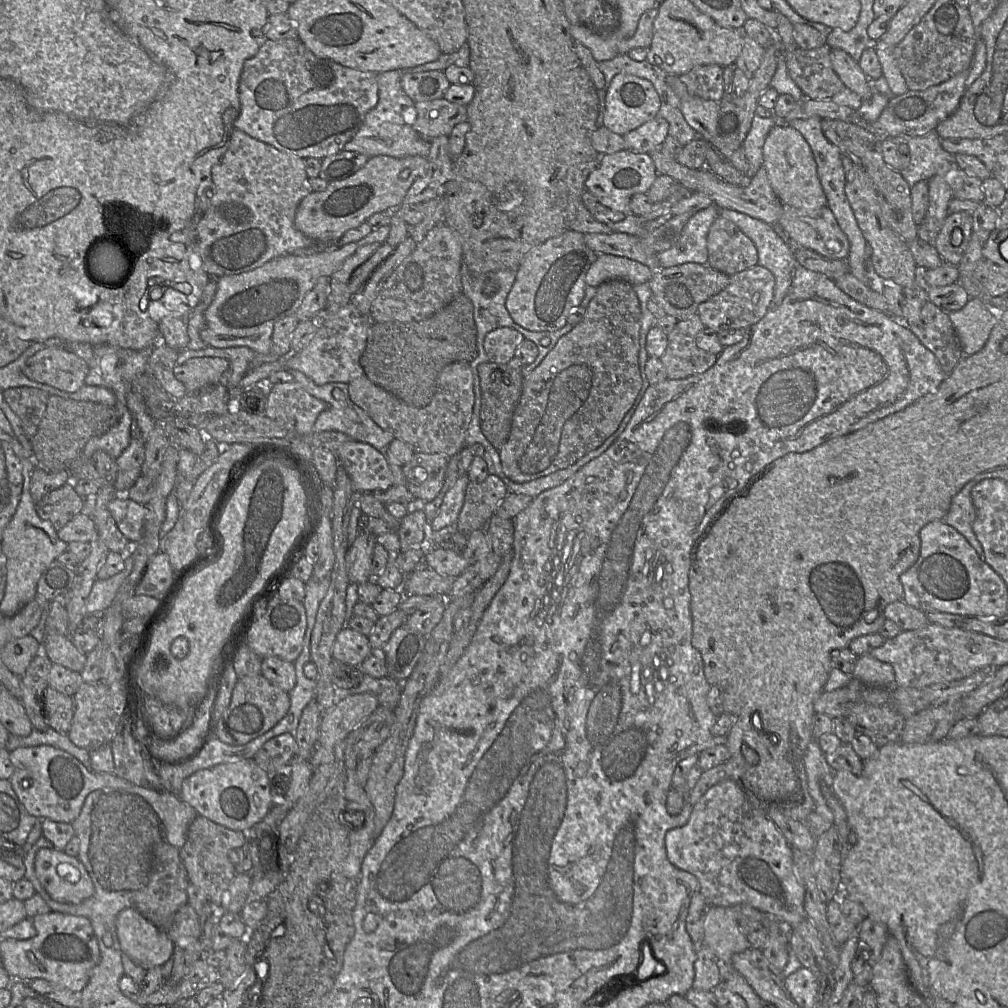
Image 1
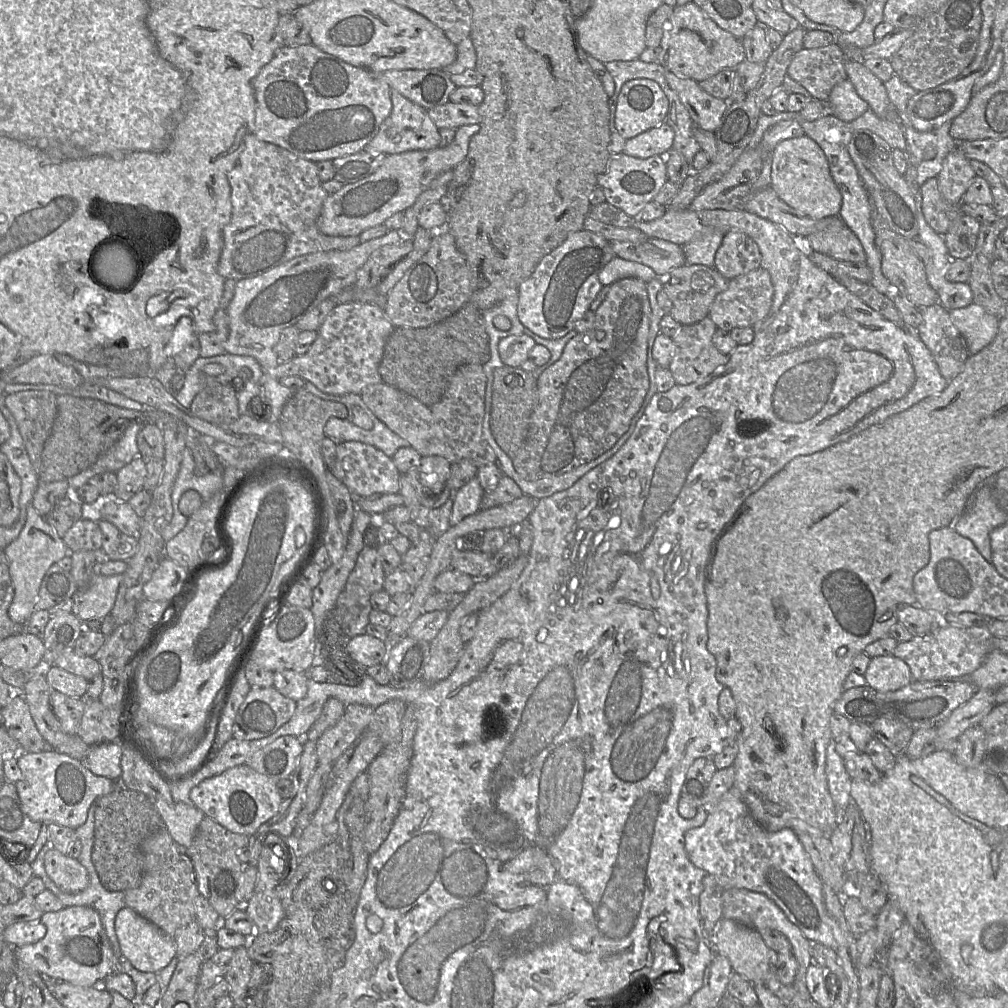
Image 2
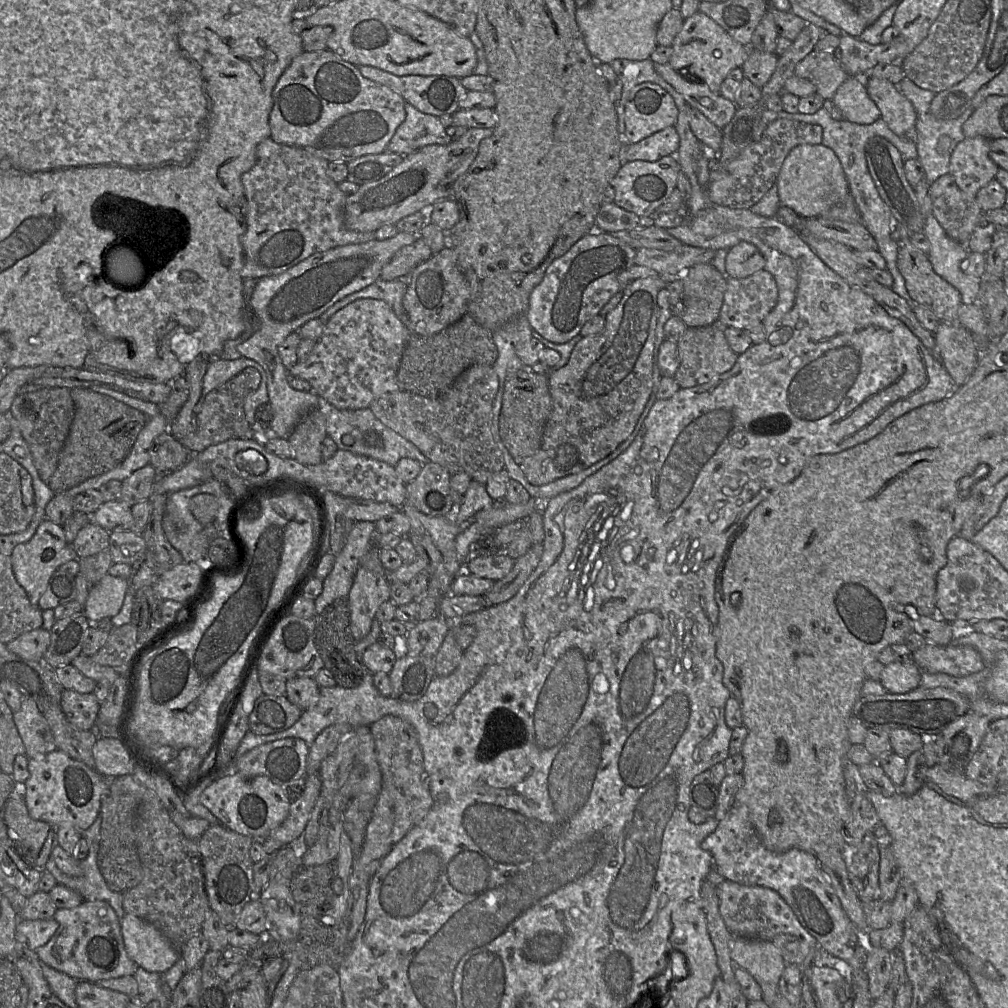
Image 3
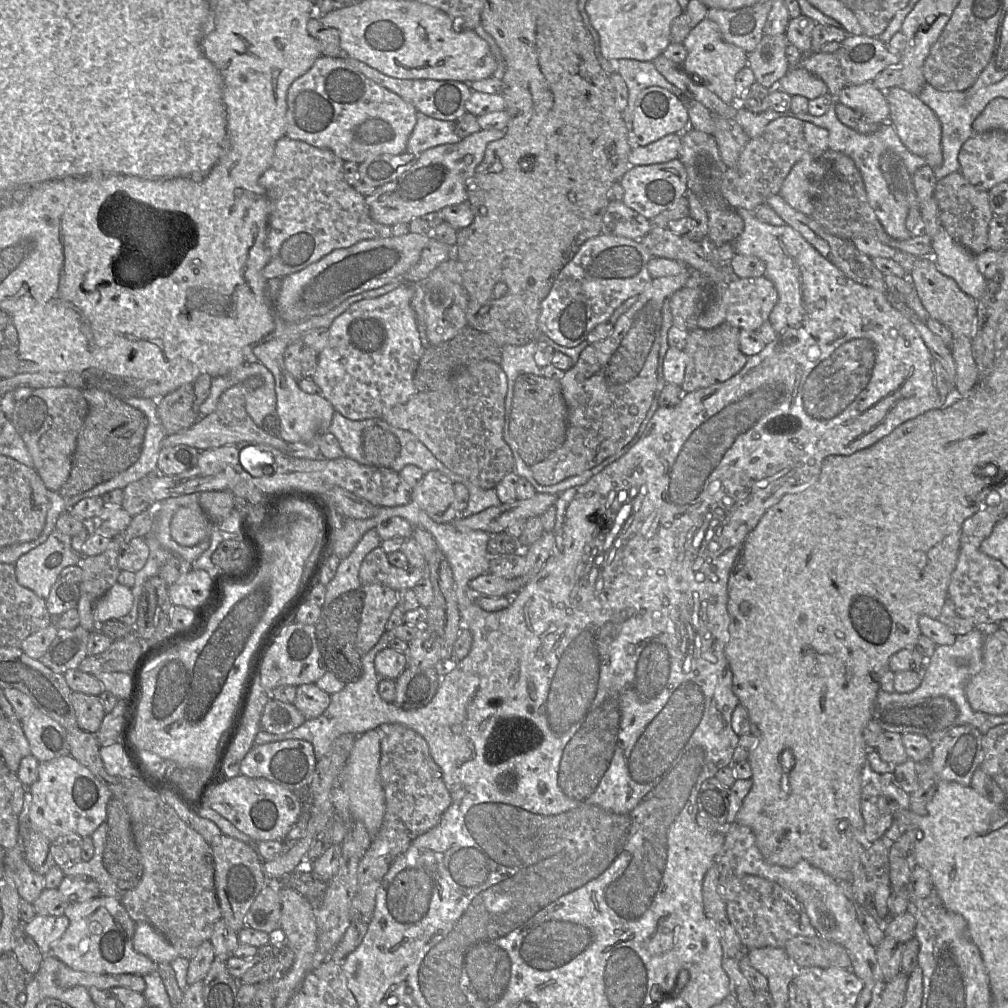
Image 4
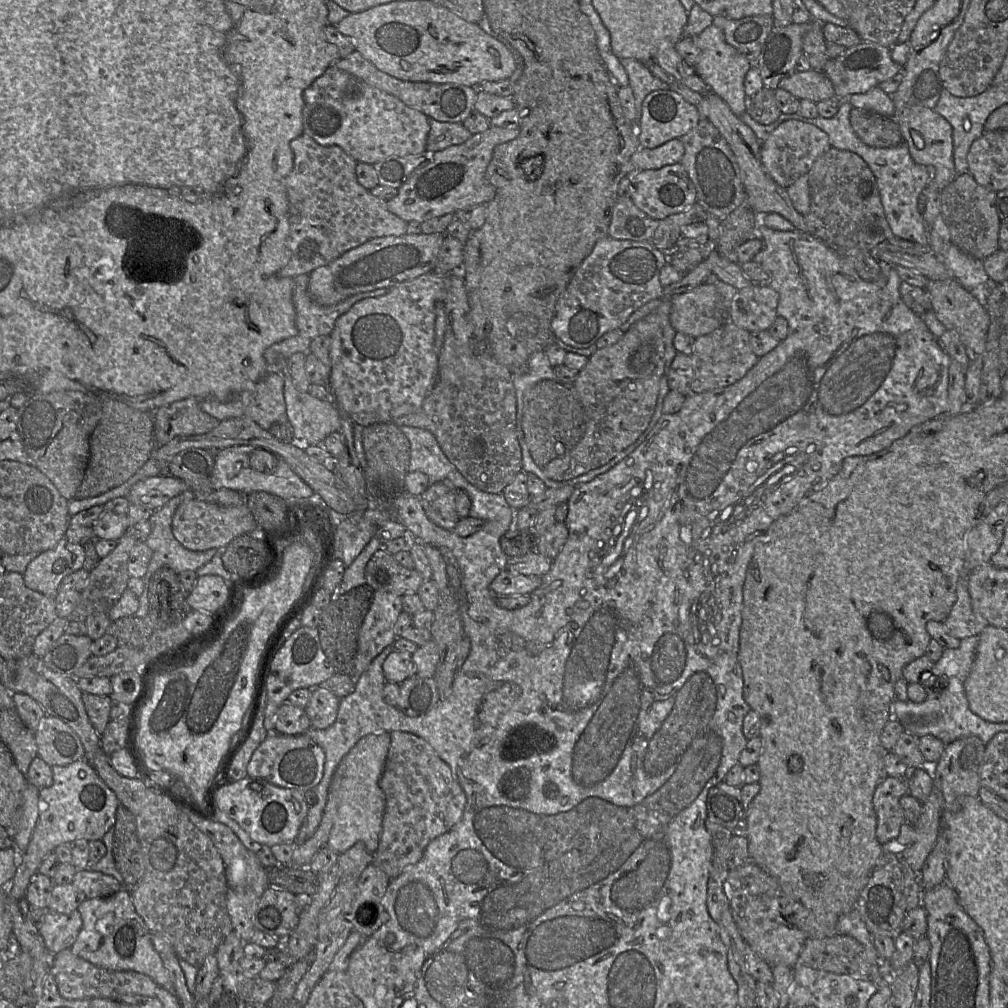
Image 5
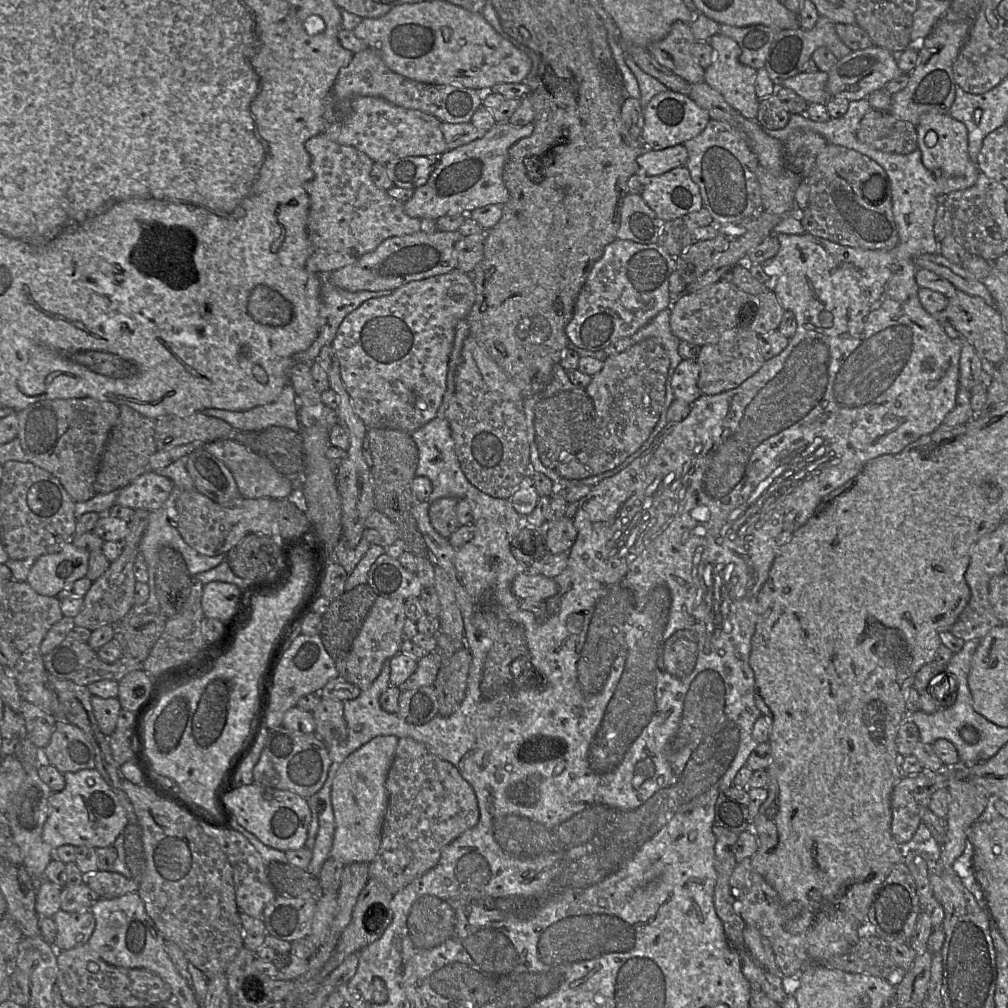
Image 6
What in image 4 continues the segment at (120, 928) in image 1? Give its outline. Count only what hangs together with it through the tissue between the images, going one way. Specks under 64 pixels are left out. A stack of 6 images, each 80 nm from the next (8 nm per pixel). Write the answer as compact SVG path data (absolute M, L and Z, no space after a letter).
M136 922L133 945L137 952L148 956L157 964L172 963L179 956L169 941L145 922Z

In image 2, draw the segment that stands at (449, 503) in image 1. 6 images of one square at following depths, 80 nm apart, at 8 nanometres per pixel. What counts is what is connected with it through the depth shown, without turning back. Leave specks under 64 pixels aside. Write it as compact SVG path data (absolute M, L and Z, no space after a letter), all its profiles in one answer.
M476 476L458 489L452 499L451 526L458 524L468 516L480 510L480 504L485 491Z

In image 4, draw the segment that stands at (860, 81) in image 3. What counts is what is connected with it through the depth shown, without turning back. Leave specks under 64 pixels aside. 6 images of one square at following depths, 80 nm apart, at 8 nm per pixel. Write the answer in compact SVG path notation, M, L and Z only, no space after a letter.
M871 82L845 86L836 97L836 100L859 112L871 123L889 122L890 109L886 96Z

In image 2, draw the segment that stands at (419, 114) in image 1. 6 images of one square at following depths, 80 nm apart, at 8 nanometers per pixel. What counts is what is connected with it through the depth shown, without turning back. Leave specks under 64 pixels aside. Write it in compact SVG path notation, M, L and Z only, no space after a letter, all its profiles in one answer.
M448 102L427 110L428 116L440 129L458 129L464 125L480 124L478 106Z

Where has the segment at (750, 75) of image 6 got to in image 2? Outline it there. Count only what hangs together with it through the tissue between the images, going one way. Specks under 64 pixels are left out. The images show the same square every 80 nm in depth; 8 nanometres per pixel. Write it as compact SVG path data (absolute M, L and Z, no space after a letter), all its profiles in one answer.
M689 2L673 8L660 44L660 57L655 63L678 76L700 82L723 69L735 69L745 59L741 40L722 29L694 2Z

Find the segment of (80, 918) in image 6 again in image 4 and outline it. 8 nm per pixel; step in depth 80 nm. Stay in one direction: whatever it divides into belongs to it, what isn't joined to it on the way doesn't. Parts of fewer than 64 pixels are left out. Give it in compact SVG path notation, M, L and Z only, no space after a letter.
M37 915L31 921L24 923L24 931L34 940L41 952L49 954L52 946L65 933L69 919L61 916Z

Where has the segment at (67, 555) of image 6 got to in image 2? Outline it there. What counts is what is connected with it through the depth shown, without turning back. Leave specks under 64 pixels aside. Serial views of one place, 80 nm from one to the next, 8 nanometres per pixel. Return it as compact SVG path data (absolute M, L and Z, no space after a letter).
M26 507L26 521L16 540L4 550L7 558L10 578L14 588L14 597L8 609L8 615L14 622L26 624L36 611L37 595L47 570L71 551L56 531L36 509Z

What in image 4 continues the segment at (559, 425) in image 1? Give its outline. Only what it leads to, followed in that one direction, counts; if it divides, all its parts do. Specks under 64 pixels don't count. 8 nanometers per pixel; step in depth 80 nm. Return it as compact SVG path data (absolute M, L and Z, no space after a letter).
M685 269L679 275L653 278L633 304L614 322L612 333L602 341L588 344L575 364L565 371L559 382L568 413L566 437L548 458L530 466L537 483L553 485L592 469L620 451L637 434L651 406L657 384L663 302L687 284L692 272Z

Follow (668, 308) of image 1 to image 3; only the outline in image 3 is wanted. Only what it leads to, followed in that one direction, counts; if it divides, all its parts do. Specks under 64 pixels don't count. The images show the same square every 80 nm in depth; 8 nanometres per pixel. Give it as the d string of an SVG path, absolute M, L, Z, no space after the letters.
M711 263L696 264L679 277L683 282L680 319L687 327L703 327L716 323L727 288L727 276Z

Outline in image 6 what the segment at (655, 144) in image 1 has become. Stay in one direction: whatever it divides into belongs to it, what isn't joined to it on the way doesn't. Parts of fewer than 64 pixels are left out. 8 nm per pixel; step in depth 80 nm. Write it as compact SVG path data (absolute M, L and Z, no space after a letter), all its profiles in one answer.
M683 145L659 151L645 150L637 157L640 172L647 176L659 176L672 169L685 167L688 153Z

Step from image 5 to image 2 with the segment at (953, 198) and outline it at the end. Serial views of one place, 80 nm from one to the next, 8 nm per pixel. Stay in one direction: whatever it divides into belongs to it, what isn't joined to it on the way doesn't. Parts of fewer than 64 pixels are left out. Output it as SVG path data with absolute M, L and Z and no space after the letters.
M936 177L920 185L920 192L921 212L927 223L938 234L947 233L954 221L964 215L960 203L950 203L942 197Z

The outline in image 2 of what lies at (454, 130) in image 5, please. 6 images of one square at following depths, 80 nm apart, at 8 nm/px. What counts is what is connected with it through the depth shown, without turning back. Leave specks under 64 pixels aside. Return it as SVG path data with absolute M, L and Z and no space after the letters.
M391 90L392 110L383 122L379 133L367 145L365 152L376 155L400 154L416 150L432 150L439 147L440 132L427 114L427 110L405 98L396 90Z

